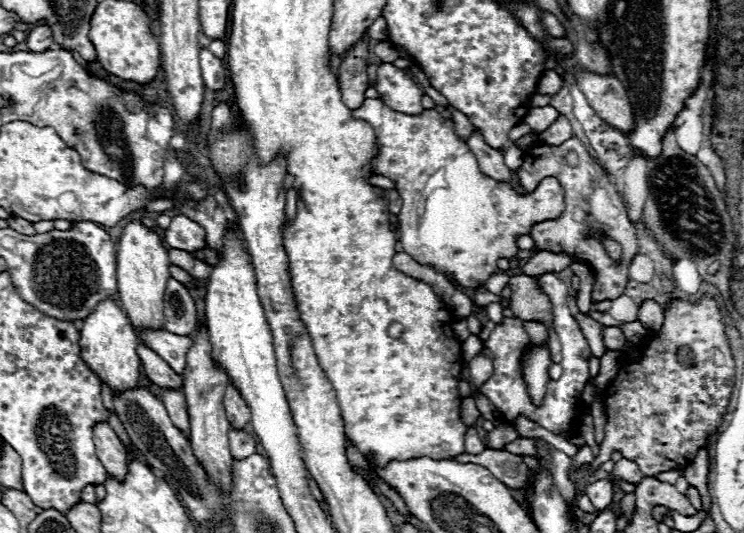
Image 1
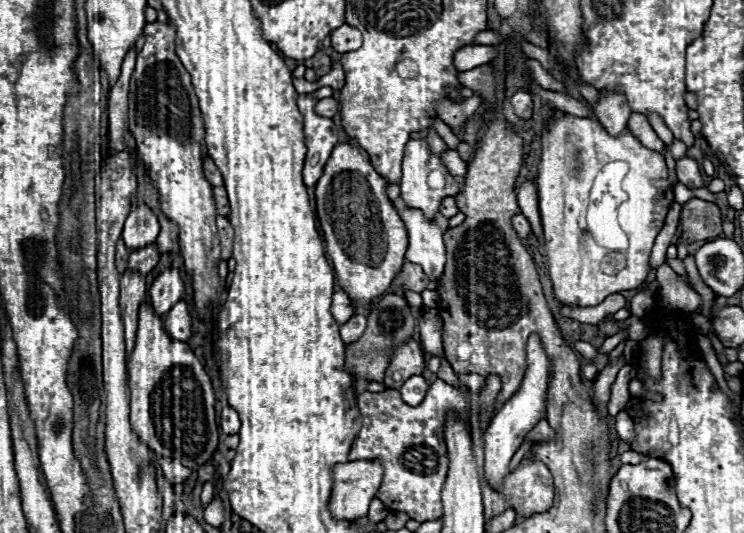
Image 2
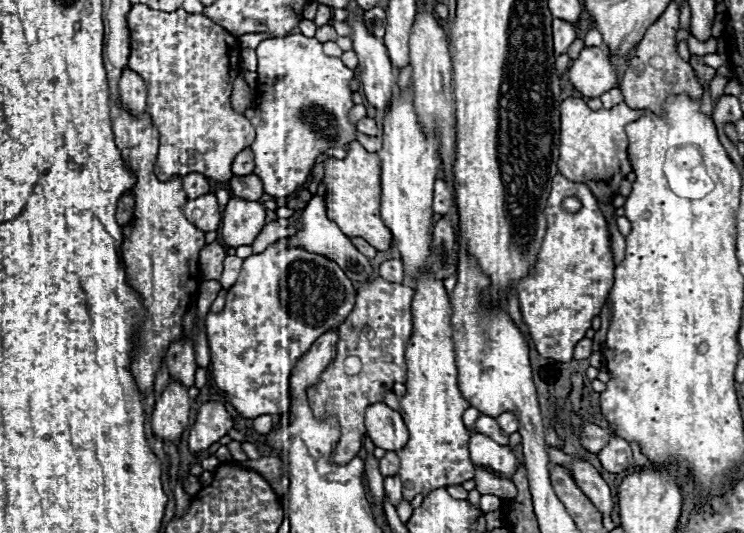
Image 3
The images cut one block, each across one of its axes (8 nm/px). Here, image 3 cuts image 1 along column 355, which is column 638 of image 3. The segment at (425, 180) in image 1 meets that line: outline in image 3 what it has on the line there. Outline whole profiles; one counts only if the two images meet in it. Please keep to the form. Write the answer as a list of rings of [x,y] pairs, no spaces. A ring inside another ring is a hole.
[[[566,98],[560,104],[560,158],[558,158],[560,174],[572,182],[582,182],[582,184],[590,180],[600,182],[600,184],[588,184],[596,194],[596,198],[600,200],[612,198],[620,182],[626,178],[626,174],[632,172],[624,126],[640,116],[642,116],[640,110],[632,110],[624,102],[616,104],[610,110],[602,108],[598,112],[592,112],[582,98]]]

